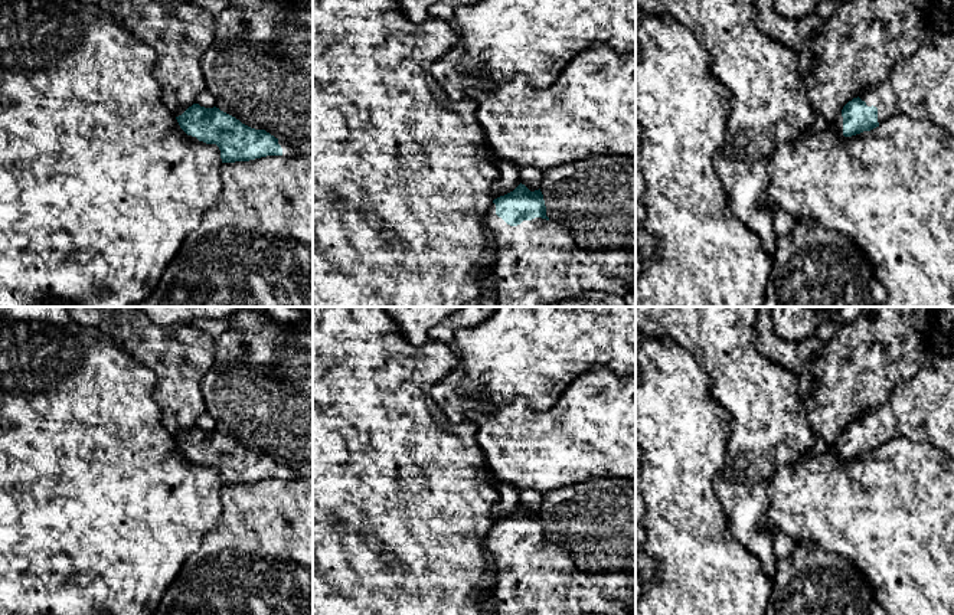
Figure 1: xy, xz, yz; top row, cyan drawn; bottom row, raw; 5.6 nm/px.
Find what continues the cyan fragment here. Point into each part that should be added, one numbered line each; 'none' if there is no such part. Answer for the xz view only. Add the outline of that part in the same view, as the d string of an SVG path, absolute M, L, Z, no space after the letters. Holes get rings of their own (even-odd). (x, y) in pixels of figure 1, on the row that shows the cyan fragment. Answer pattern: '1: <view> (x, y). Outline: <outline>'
1: xz (538, 264). Outline: M491 203L487 228L496 239L494 289L499 307L552 307L585 292L625 297L636 292L636 246L631 249L587 249L574 242L559 223L542 217L507 225Z

